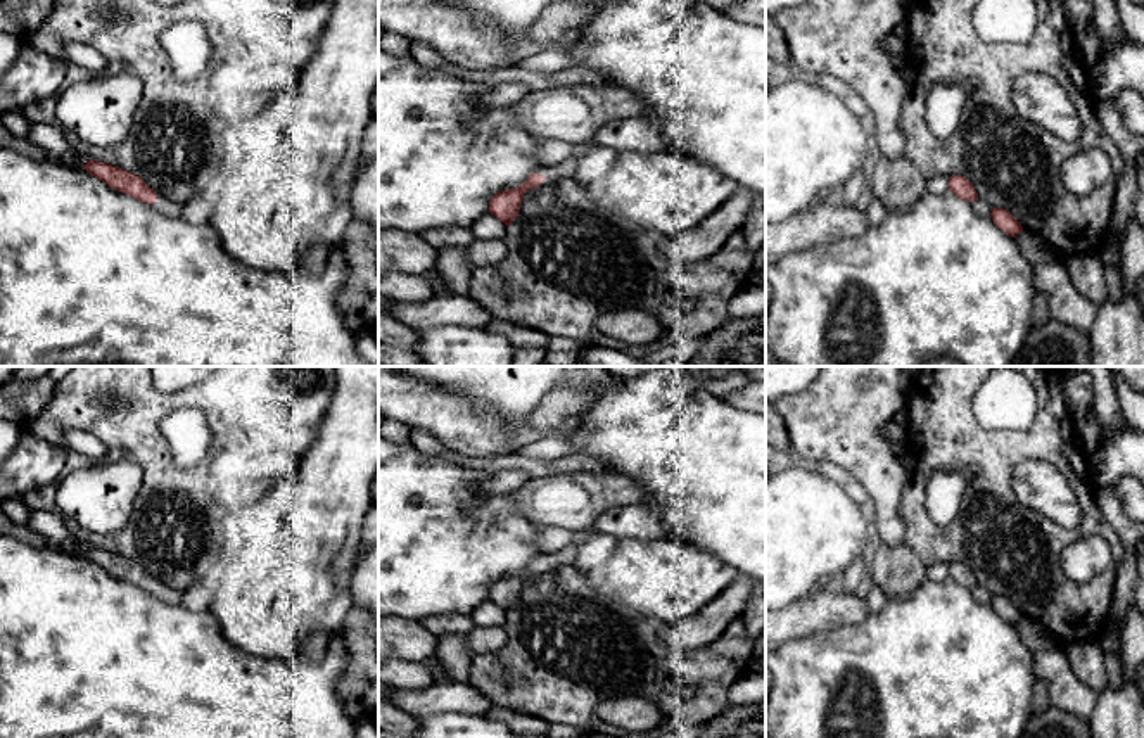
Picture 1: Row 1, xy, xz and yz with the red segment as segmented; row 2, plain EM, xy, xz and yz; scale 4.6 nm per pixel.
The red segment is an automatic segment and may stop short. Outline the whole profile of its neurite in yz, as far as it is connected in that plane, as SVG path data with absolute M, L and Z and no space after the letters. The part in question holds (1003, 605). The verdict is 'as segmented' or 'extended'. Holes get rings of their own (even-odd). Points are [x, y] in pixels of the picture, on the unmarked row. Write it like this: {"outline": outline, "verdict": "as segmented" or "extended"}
{"outline": "M992 595L990 605L1011 624L1016 624L1020 619L1023 619L1021 610L1004 595Z", "verdict": "as segmented"}

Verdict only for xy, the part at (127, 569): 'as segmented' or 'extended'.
as segmented

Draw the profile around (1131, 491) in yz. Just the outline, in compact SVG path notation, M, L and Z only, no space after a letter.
M1127 475L1115 486L1115 489L1127 517L1144 524L1144 486L1135 477Z

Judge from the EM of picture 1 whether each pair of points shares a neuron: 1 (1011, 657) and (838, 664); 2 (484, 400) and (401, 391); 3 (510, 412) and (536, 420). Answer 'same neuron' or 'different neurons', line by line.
1: same neuron
2: different neurons
3: different neurons

